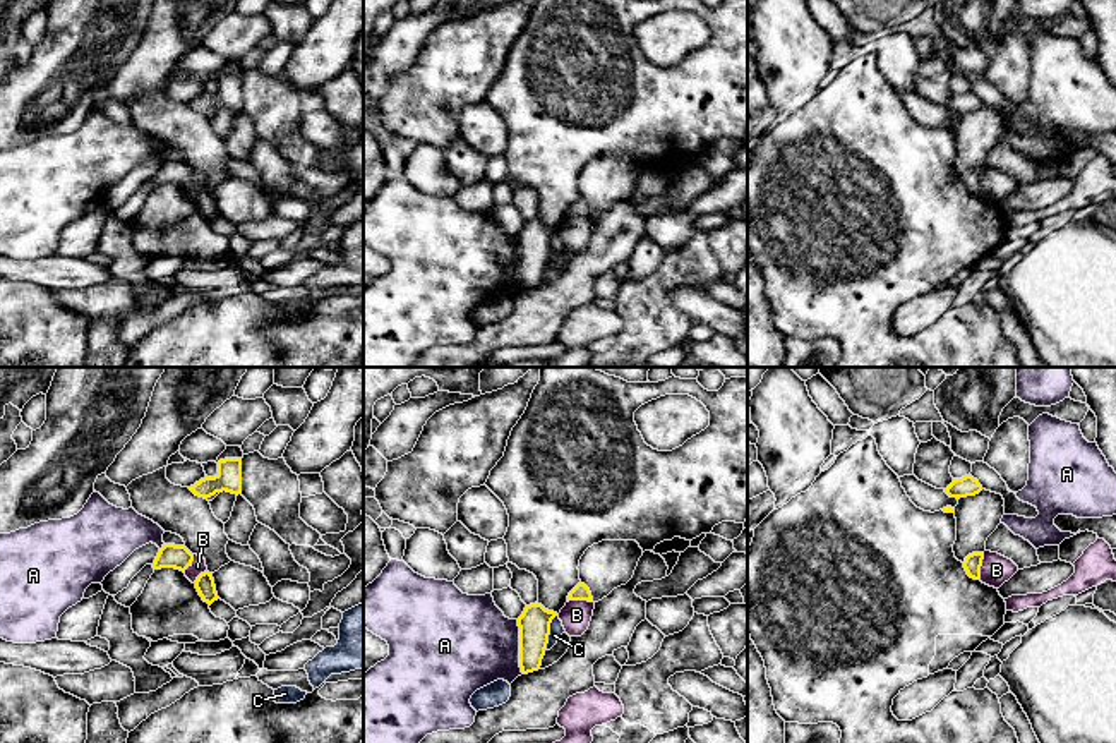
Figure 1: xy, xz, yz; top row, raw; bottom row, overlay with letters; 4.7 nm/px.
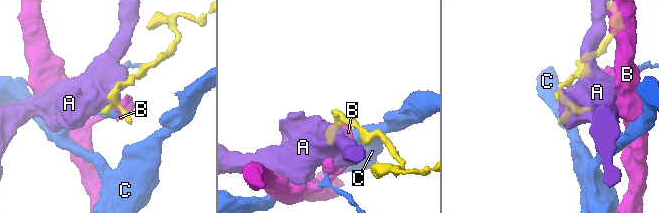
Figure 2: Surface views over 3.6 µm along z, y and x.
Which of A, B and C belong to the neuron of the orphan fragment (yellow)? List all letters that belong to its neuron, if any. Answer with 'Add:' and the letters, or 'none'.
Add: none

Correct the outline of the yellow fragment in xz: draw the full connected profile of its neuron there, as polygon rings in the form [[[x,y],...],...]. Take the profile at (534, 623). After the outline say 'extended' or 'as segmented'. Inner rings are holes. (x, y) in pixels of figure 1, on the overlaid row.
[[[535,602],[525,607],[518,618],[519,626],[519,667],[523,674],[538,671],[550,635],[550,623],[557,613]]] | as segmented

